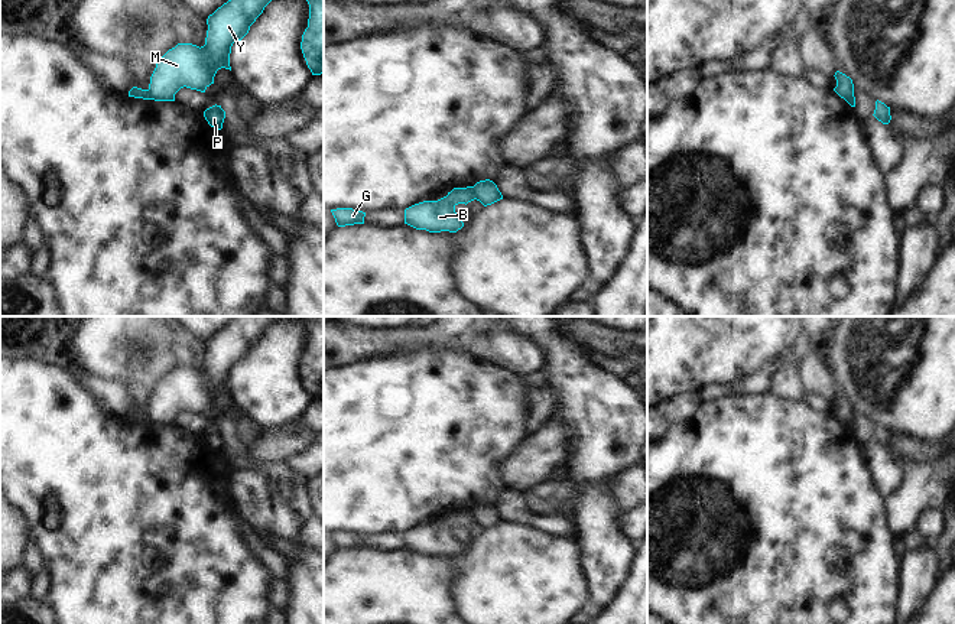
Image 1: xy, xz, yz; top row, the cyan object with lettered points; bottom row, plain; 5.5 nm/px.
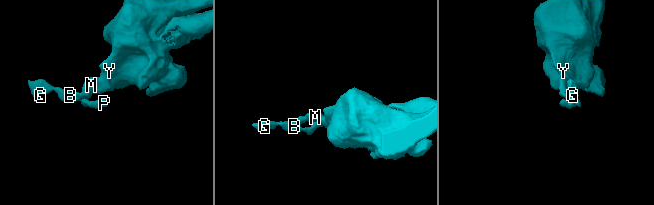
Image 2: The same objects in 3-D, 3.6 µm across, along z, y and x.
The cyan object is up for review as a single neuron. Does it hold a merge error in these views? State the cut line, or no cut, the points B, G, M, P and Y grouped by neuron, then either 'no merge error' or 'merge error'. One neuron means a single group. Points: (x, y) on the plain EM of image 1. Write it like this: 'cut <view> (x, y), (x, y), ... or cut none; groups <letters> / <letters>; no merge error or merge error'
cut xz (473, 510), (477, 522); groups B G P / M Y; merge error

